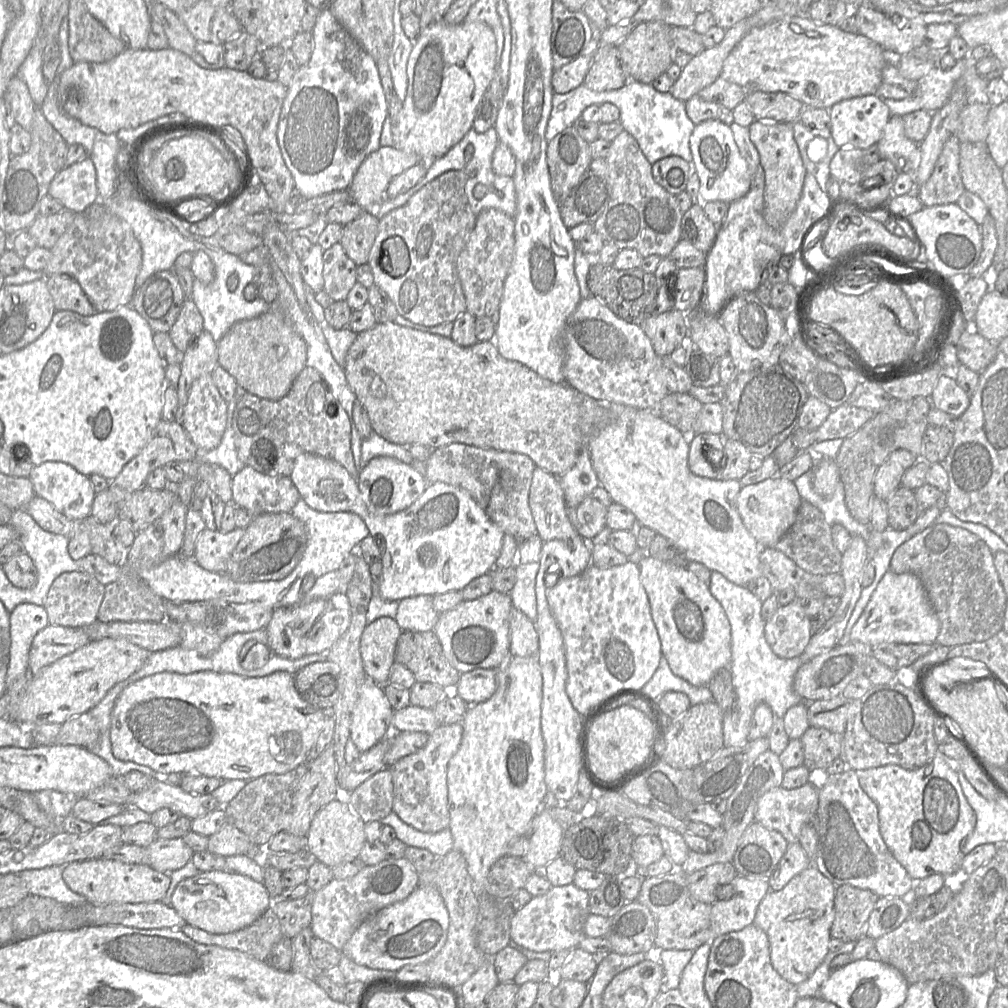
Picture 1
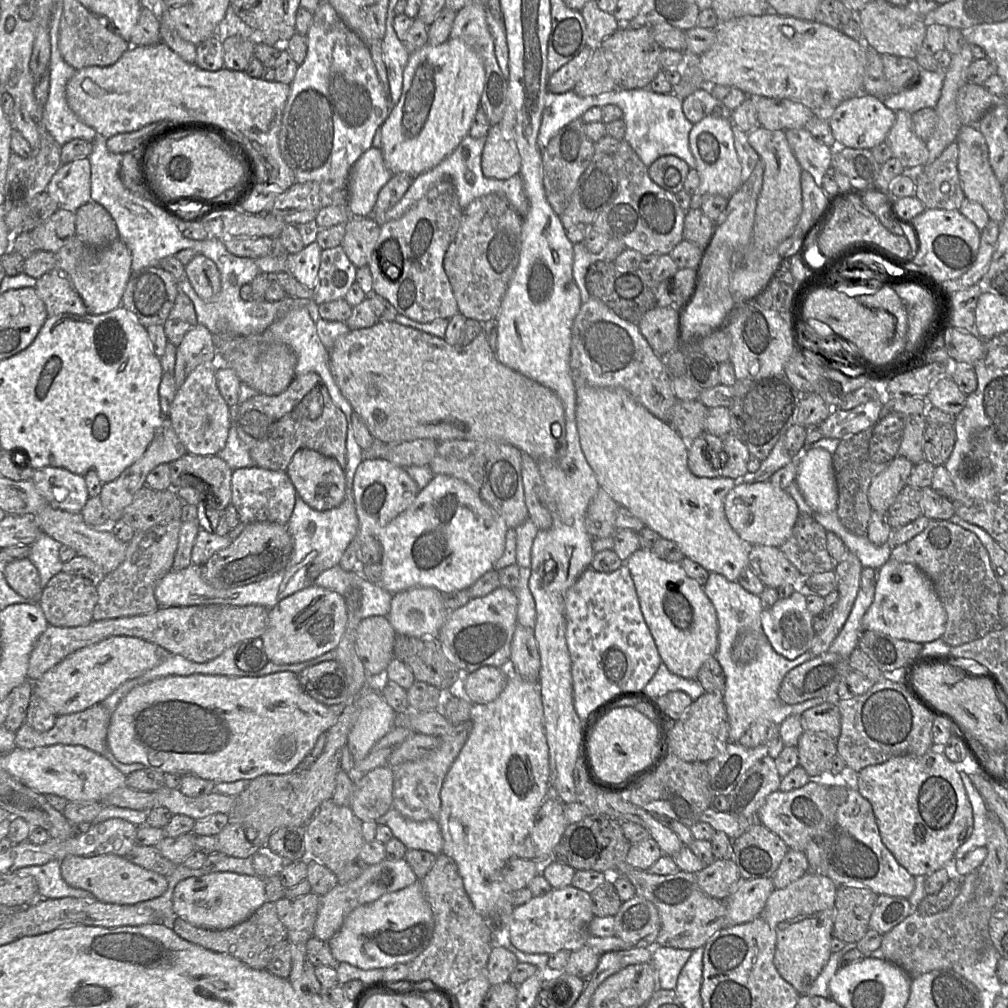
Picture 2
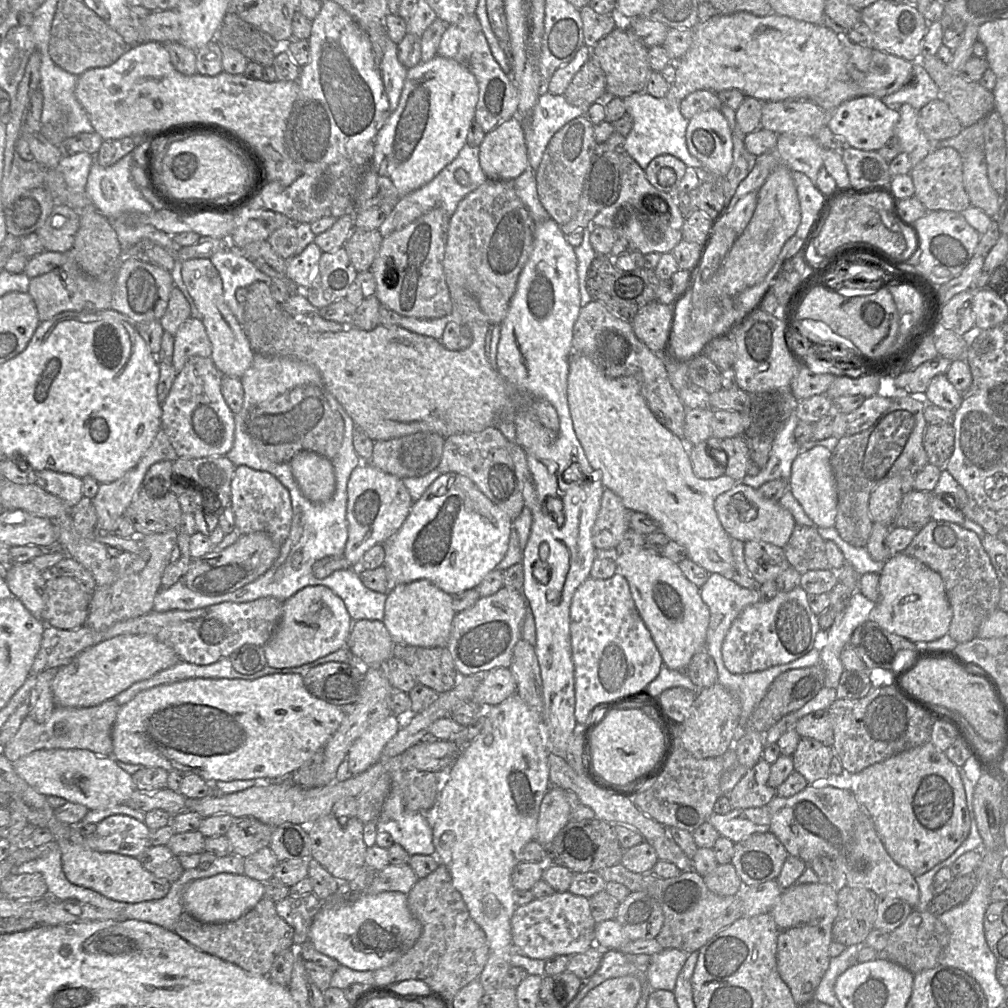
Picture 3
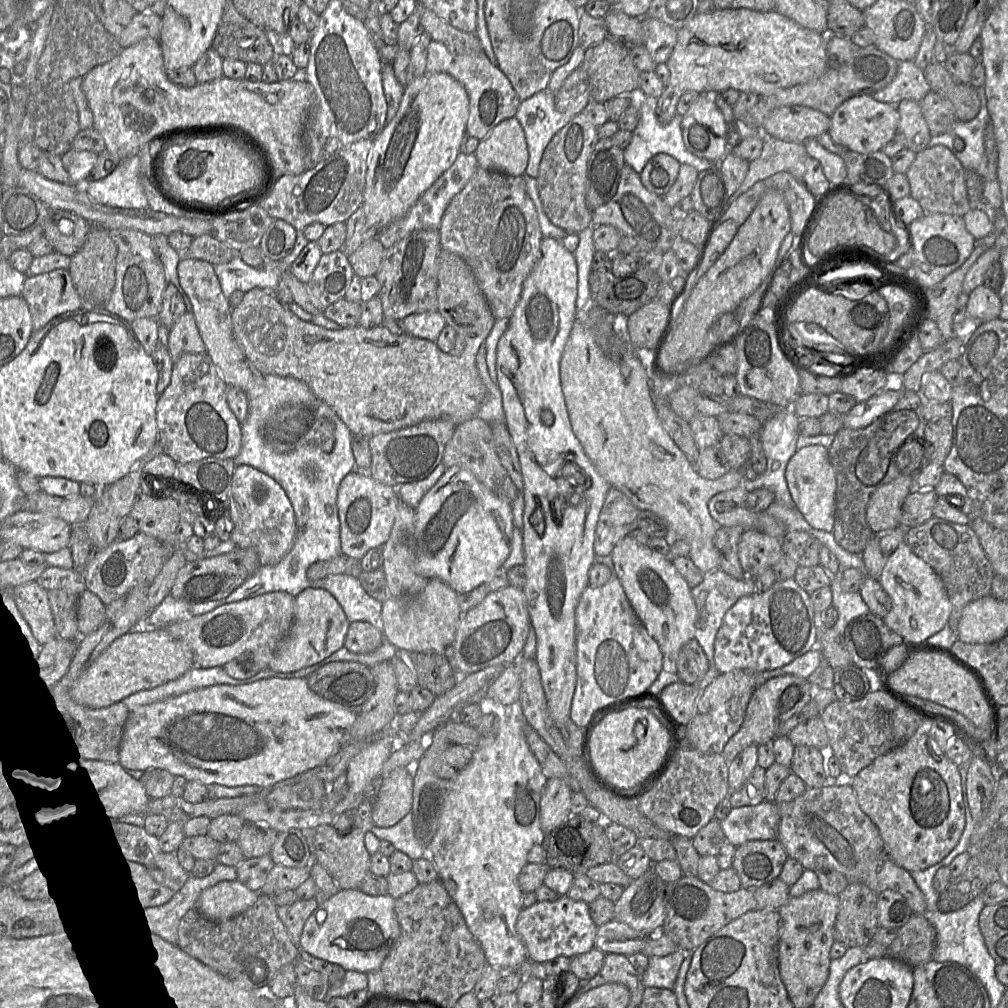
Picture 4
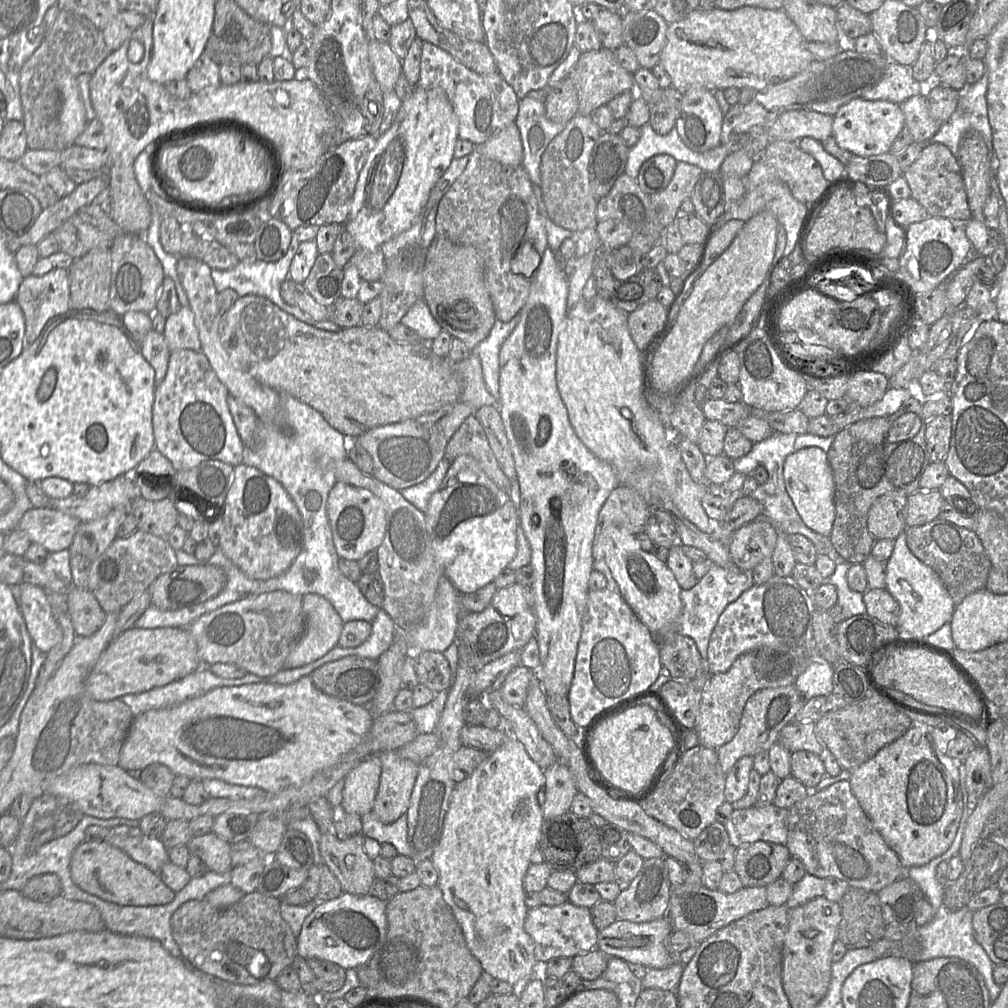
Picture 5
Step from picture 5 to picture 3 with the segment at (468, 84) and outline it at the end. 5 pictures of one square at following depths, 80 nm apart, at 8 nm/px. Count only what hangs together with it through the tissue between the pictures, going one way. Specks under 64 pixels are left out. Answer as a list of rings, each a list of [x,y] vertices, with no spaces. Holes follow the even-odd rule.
[[[475,13],[451,24],[442,35],[437,55],[450,58],[466,67],[476,78],[479,98],[474,121],[487,134],[513,117],[518,108],[518,92],[510,74],[506,74],[493,57]]]

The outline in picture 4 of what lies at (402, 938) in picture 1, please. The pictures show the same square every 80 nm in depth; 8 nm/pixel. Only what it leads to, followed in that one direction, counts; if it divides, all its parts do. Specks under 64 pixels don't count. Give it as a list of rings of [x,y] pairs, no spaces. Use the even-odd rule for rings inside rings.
[[[340,889],[308,917],[299,950],[338,964],[344,970],[362,973],[377,970],[400,934],[394,905],[395,899],[390,895],[370,896],[358,889]]]

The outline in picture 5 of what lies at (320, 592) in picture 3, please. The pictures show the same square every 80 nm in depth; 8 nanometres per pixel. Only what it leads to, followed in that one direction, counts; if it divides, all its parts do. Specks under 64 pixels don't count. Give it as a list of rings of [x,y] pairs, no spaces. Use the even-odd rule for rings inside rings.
[[[309,593],[302,597],[305,631],[287,656],[284,669],[305,666],[338,646],[344,622],[323,596]]]

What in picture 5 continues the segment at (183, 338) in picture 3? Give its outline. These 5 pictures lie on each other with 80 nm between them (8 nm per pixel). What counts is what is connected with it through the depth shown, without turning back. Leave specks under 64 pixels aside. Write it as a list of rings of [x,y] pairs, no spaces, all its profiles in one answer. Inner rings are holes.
[[[181,306],[166,318],[164,337],[171,352],[178,349],[201,350],[194,313],[190,307]]]

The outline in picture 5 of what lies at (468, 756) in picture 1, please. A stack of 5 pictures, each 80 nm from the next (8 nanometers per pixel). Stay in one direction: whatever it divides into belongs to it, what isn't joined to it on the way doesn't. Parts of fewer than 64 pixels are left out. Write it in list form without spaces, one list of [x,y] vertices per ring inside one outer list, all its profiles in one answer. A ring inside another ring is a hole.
[[[505,734],[506,740],[503,744],[492,753],[487,753],[487,757],[483,760],[472,774],[462,782],[456,783],[451,797],[448,811],[444,818],[443,831],[436,848],[434,849],[431,861],[438,873],[438,887],[441,889],[444,901],[449,905],[461,926],[466,944],[479,962],[481,963],[484,974],[492,979],[499,979],[521,986],[527,980],[537,975],[540,965],[534,954],[534,943],[532,938],[524,929],[524,922],[528,912],[525,904],[527,892],[523,886],[523,880],[527,869],[531,865],[531,855],[538,848],[541,826],[544,820],[542,805],[544,803],[544,770],[539,767],[528,755],[523,744],[516,739],[513,734]]]

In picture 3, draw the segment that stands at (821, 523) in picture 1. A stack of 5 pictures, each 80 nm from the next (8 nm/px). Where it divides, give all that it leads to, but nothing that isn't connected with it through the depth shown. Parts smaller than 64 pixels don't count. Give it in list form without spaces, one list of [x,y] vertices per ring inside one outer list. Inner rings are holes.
[[[796,524],[783,551],[790,565],[803,574],[810,570],[830,569],[825,545],[826,541],[815,528]]]

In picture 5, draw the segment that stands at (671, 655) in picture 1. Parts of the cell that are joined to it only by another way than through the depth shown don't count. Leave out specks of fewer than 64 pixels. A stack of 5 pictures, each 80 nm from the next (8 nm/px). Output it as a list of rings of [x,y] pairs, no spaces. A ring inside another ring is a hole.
[[[626,528],[611,532],[606,539],[603,560],[609,567],[623,599],[653,635],[676,632],[676,621],[682,611],[682,589],[665,562],[651,552],[644,551],[635,535]]]

